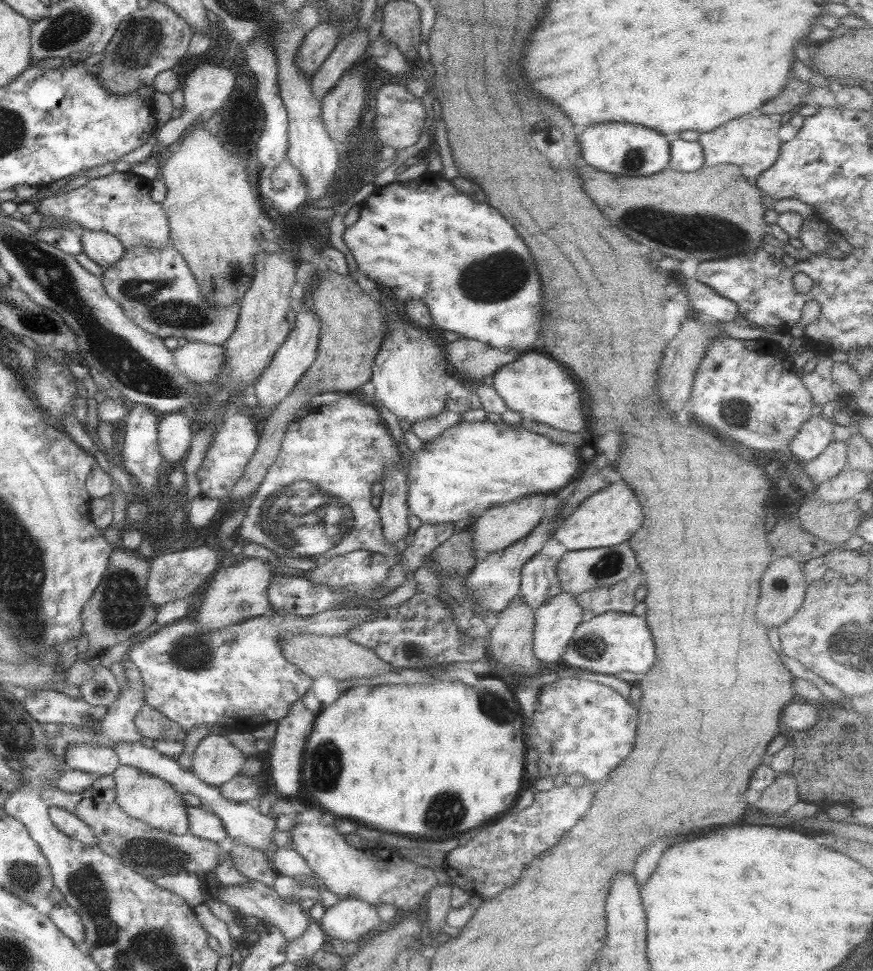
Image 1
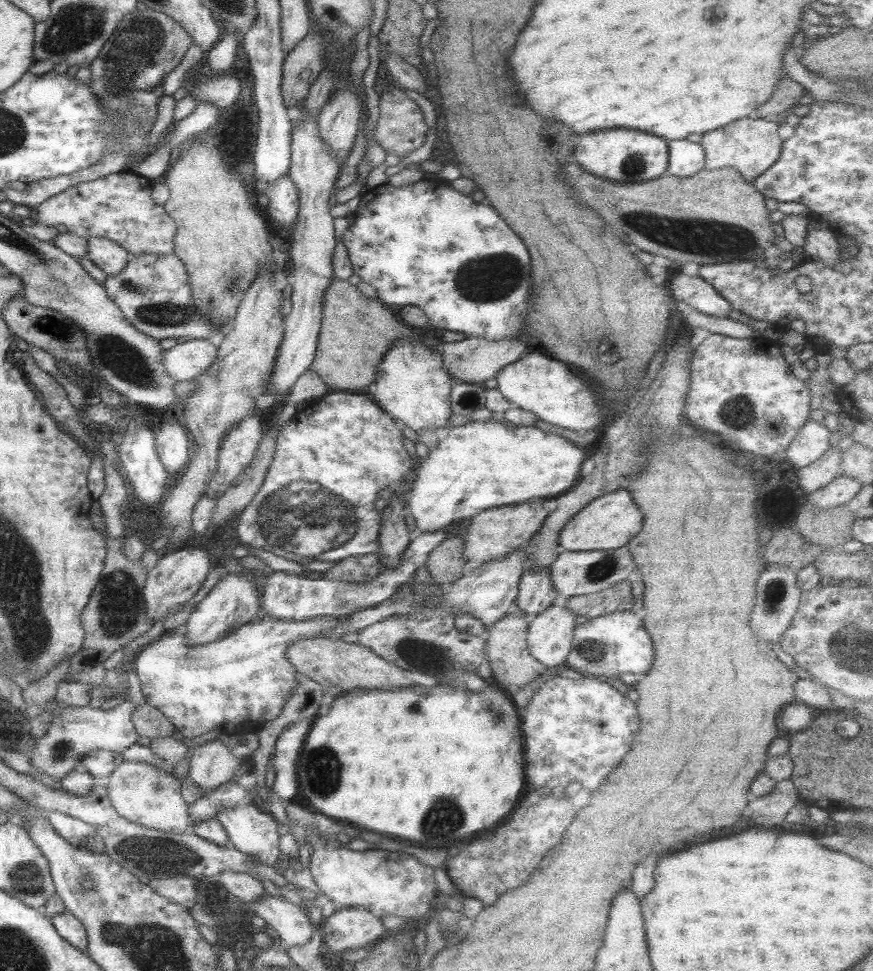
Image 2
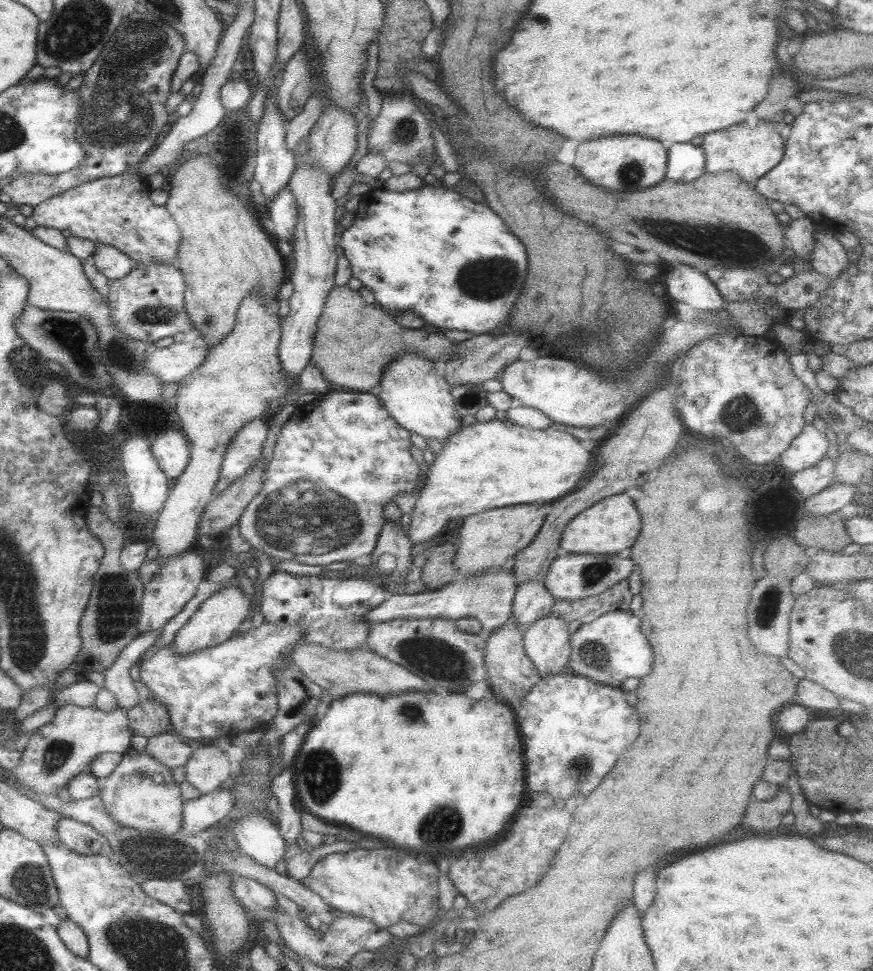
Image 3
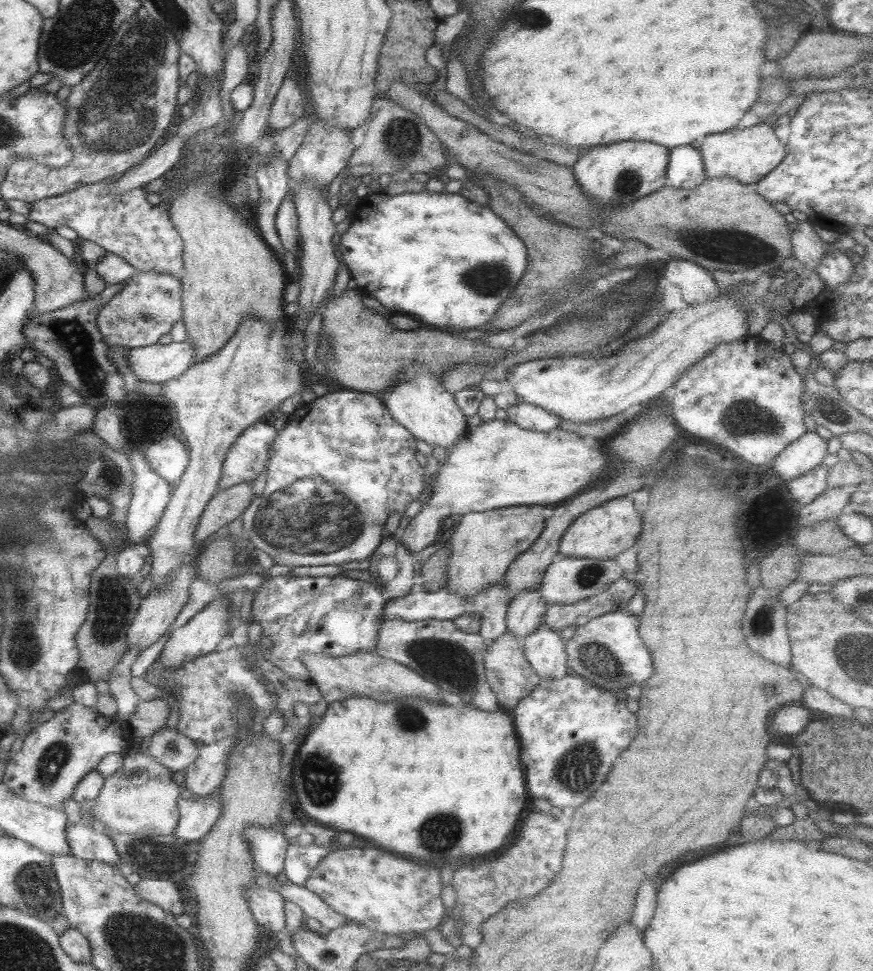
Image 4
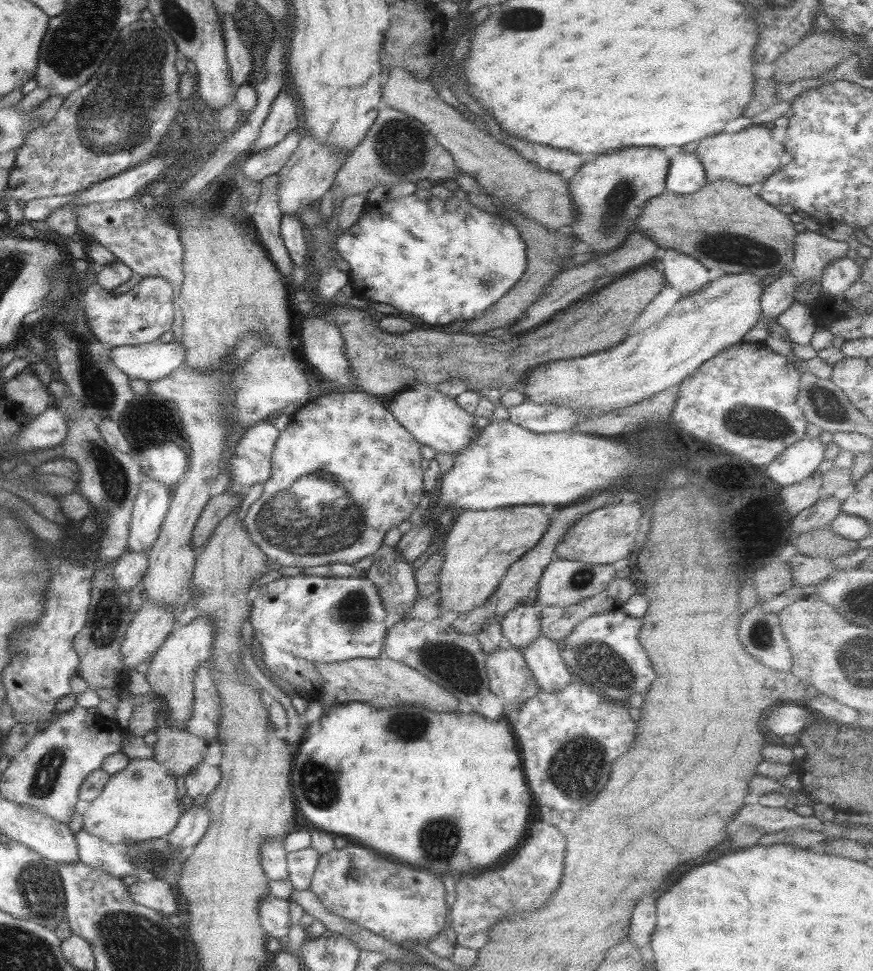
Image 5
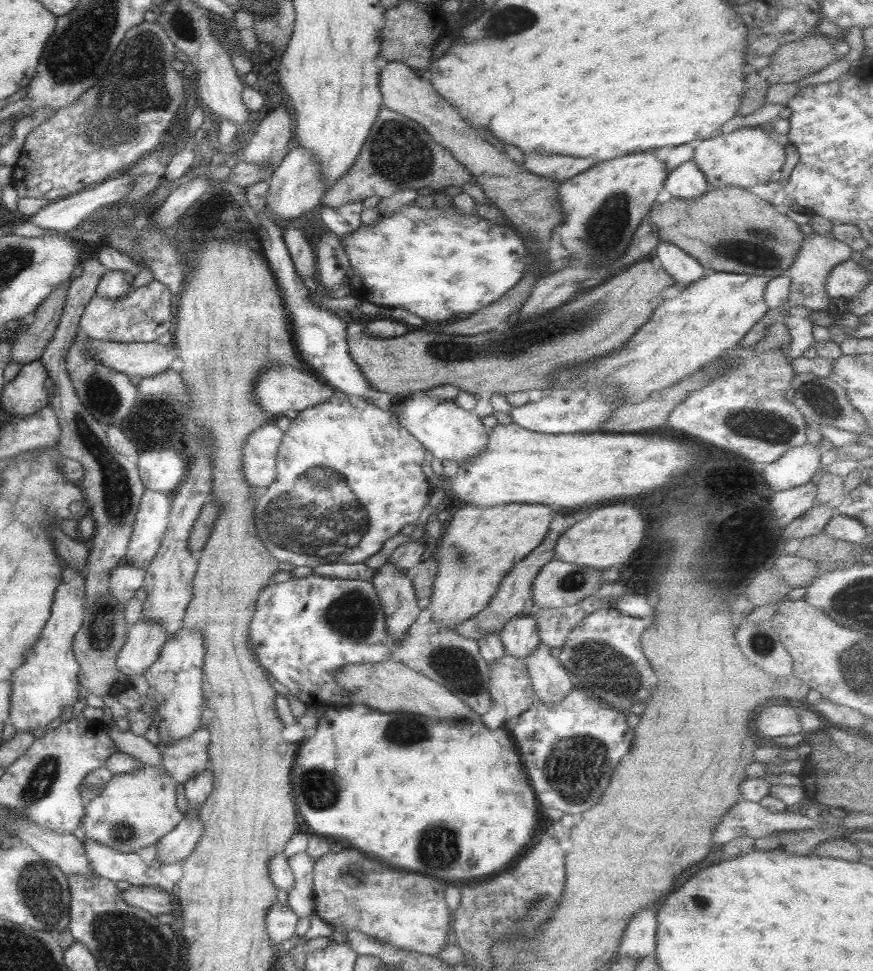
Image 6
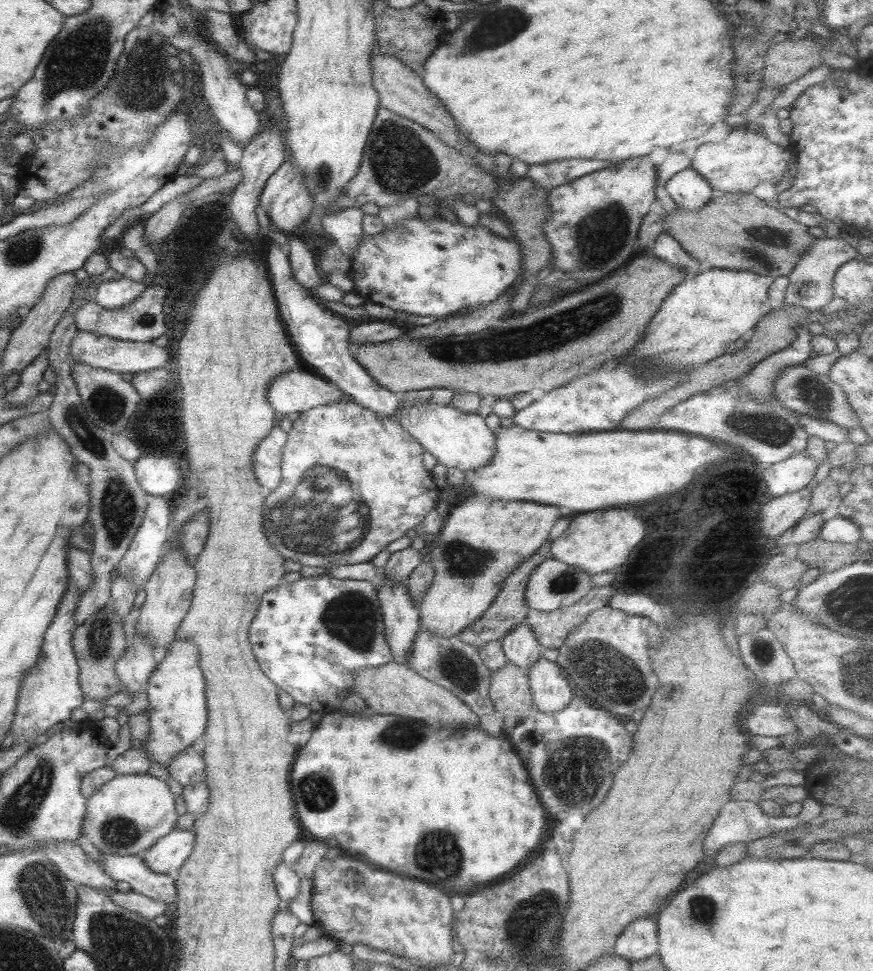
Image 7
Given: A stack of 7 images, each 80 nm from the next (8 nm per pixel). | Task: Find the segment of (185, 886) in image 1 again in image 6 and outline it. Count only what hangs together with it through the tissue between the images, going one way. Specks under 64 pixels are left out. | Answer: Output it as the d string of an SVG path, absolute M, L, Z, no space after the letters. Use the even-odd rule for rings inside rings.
M129 886L120 892L120 897L127 906L144 910L151 916L169 914L172 910L172 896L152 886Z

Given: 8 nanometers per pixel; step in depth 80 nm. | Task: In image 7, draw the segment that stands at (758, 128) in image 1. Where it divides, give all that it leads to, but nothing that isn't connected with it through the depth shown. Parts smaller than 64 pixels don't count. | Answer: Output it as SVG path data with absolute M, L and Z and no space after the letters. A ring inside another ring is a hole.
M733 127L721 142L700 144L693 152L690 167L709 183L714 193L749 193L757 184L769 187L782 180L790 153L769 142L762 134L753 133L746 127Z

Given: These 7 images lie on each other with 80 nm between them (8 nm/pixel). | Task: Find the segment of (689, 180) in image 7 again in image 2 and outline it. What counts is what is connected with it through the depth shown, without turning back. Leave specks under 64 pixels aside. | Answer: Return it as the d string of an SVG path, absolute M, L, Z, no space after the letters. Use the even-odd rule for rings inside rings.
M683 140L666 141L667 172L675 178L687 178L704 168L704 152L699 143Z

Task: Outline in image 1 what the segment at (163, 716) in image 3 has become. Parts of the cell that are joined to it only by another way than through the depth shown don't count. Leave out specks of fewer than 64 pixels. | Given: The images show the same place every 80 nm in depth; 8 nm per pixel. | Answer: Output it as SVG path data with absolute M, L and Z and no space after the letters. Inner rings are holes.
M144 704L135 714L134 726L141 737L157 740L182 742L185 734L179 725L169 721L161 713Z

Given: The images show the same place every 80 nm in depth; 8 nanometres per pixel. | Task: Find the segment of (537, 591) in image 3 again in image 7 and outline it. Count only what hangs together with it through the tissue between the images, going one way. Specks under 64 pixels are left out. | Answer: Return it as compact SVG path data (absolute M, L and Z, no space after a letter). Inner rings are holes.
M524 621L514 626L498 642L506 662L514 664L517 668L525 669L525 671L537 662L543 651Z

